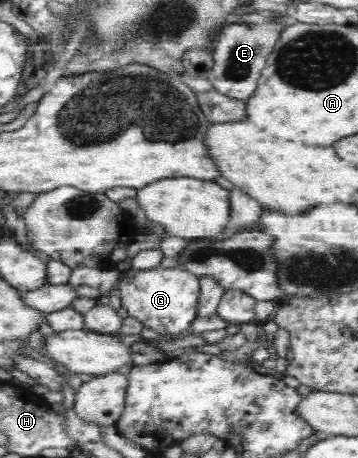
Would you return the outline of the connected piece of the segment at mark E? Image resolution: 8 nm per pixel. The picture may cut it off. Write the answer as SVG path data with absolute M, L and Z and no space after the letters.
M280 18L270 23L253 24L250 27L230 25L228 29L224 29L224 33L220 35L220 41L216 43L216 51L213 53L214 67L206 74L213 89L236 99L250 99L256 93L260 76L277 42L279 31L288 21L287 18Z

